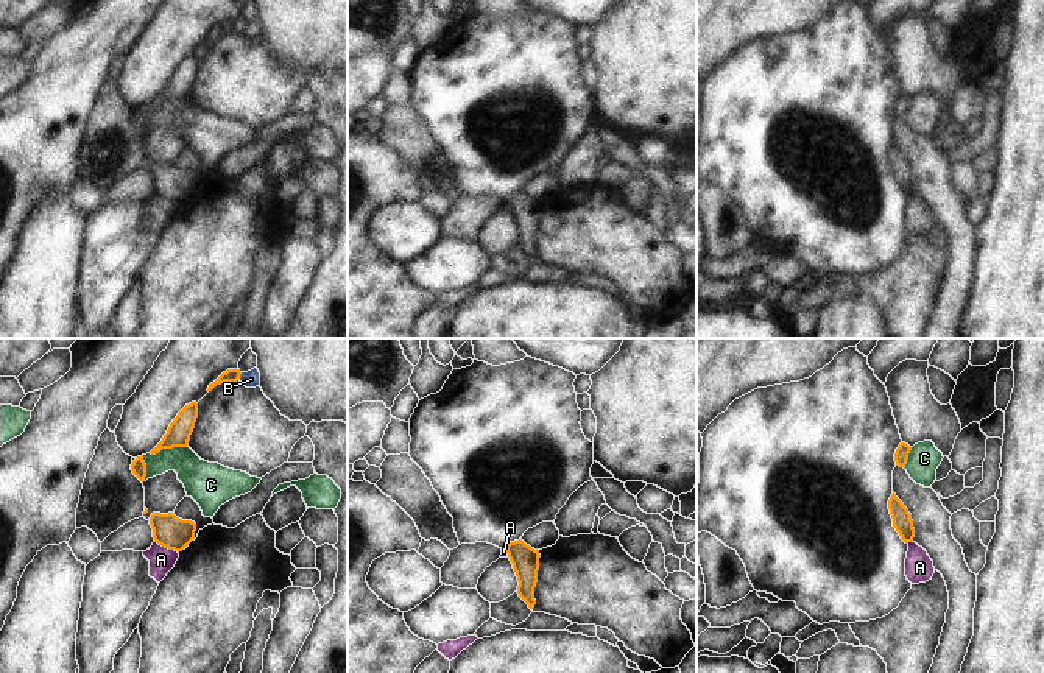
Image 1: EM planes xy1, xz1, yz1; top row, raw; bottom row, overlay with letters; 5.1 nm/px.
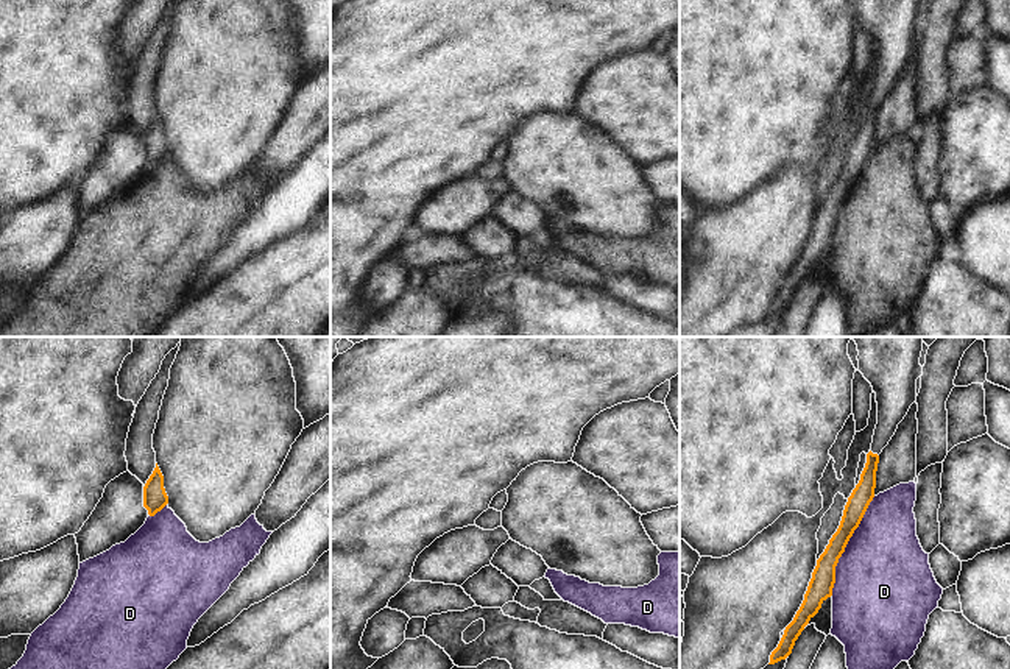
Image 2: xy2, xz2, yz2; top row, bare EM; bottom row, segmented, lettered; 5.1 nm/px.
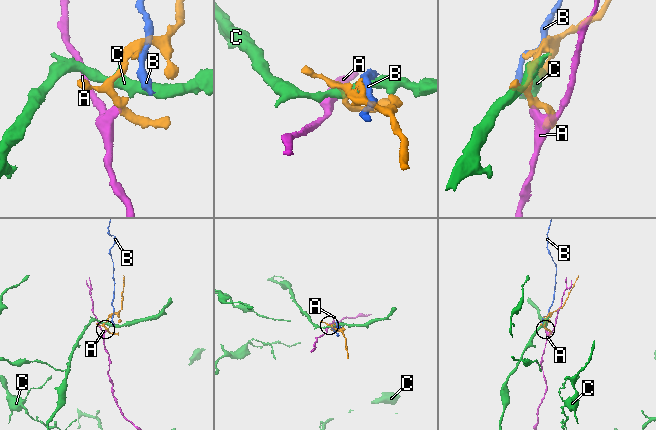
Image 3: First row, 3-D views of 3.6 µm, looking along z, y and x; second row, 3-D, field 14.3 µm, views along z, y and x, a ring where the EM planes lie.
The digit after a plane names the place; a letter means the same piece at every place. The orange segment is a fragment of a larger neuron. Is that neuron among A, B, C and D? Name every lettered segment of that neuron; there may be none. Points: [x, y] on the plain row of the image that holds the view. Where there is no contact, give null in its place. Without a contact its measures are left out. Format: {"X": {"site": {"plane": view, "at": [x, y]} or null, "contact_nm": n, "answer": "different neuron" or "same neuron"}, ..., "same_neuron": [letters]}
{"A": {"site": {"plane": "xy1", "at": [167, 198]}, "contact_nm": 140, "answer": "different neuron"}, "B": {"site": {"plane": "xy1", "at": [239, 27]}, "contact_nm": 50, "answer": "different neuron"}, "C": {"site": {"plane": "xy1", "at": [169, 98]}, "contact_nm": 200, "answer": "different neuron"}, "D": {"site": {"plane": "yz2", "at": [845, 197]}, "contact_nm": 550, "answer": "different neuron"}, "same_neuron": []}

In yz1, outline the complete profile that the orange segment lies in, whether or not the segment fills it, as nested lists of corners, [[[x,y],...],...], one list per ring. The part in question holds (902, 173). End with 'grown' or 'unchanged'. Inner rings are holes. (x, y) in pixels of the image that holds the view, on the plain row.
[[[894,143],[891,145],[888,151],[888,160],[893,170],[893,178],[899,184],[901,190],[905,195],[912,193],[915,189],[912,165],[904,157],[904,154],[896,148]]]; unchanged

